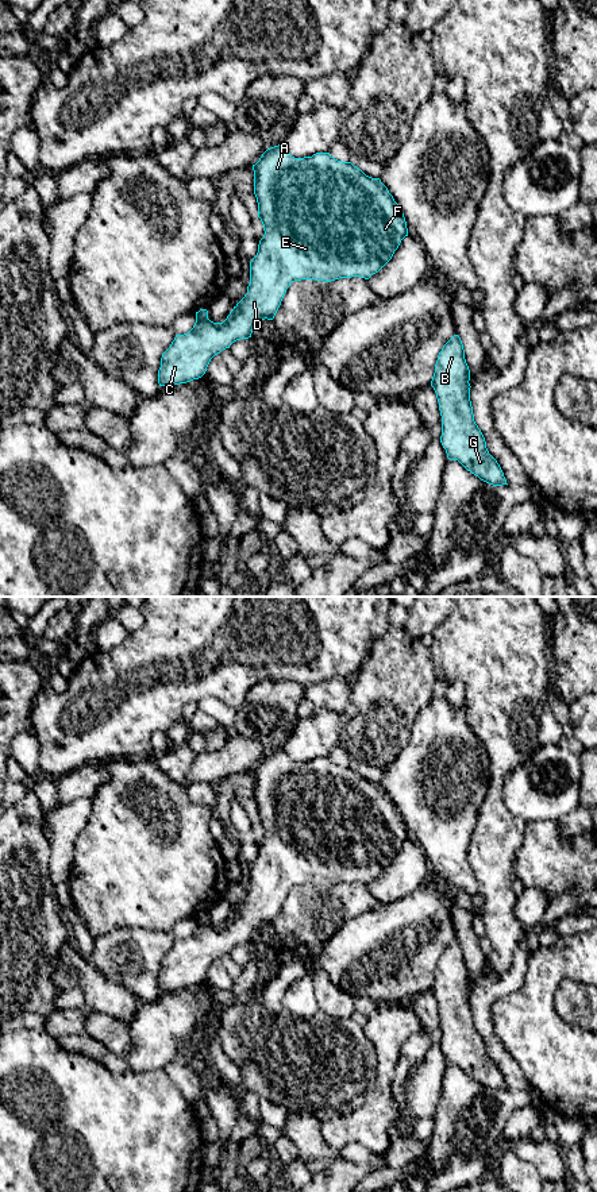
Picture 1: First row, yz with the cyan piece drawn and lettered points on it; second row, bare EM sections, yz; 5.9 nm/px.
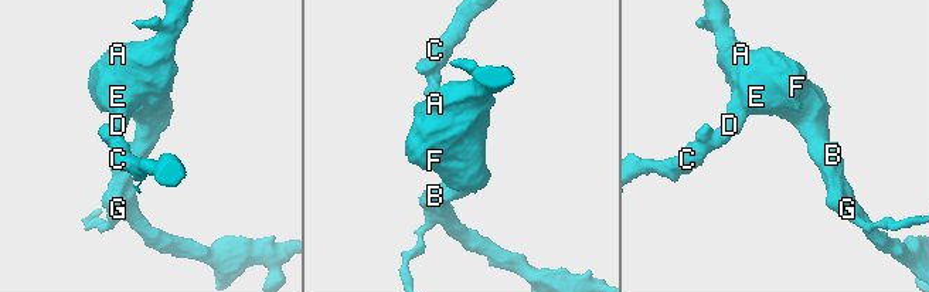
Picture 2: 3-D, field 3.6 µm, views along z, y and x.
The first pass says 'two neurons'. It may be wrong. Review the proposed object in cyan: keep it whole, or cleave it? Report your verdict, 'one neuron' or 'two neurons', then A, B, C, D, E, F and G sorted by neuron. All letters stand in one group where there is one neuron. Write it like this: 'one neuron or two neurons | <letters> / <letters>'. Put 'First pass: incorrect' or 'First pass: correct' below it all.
one neuron | A B C D E F G
First pass: incorrect

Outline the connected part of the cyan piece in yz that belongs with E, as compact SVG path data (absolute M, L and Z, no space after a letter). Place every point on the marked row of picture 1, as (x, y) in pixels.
M278 144L267 148L253 170L258 217L265 235L250 262L247 293L223 323L211 321L207 309L196 312L193 328L176 335L162 354L159 386L201 378L215 355L236 340L251 337L262 320L274 319L292 282L331 282L351 277L369 279L392 259L401 240L408 236L404 213L381 180L366 175L351 162L335 159L330 153L294 158L284 144Z

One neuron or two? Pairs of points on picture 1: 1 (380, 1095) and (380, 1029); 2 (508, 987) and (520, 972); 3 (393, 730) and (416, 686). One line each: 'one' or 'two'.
1: one
2: one
3: one

